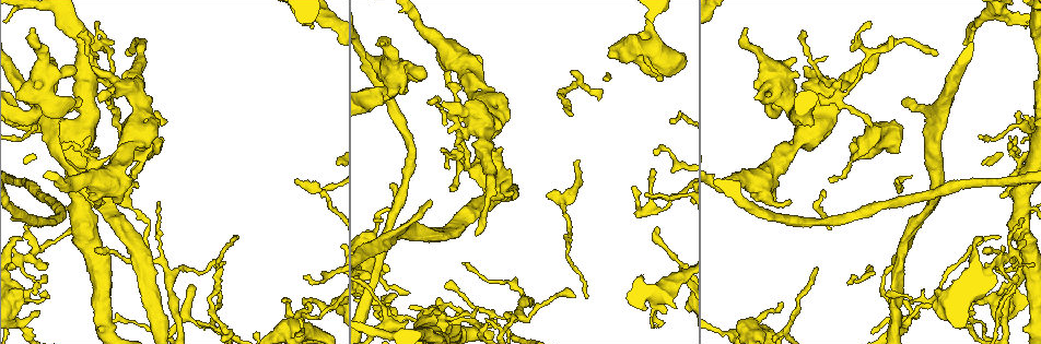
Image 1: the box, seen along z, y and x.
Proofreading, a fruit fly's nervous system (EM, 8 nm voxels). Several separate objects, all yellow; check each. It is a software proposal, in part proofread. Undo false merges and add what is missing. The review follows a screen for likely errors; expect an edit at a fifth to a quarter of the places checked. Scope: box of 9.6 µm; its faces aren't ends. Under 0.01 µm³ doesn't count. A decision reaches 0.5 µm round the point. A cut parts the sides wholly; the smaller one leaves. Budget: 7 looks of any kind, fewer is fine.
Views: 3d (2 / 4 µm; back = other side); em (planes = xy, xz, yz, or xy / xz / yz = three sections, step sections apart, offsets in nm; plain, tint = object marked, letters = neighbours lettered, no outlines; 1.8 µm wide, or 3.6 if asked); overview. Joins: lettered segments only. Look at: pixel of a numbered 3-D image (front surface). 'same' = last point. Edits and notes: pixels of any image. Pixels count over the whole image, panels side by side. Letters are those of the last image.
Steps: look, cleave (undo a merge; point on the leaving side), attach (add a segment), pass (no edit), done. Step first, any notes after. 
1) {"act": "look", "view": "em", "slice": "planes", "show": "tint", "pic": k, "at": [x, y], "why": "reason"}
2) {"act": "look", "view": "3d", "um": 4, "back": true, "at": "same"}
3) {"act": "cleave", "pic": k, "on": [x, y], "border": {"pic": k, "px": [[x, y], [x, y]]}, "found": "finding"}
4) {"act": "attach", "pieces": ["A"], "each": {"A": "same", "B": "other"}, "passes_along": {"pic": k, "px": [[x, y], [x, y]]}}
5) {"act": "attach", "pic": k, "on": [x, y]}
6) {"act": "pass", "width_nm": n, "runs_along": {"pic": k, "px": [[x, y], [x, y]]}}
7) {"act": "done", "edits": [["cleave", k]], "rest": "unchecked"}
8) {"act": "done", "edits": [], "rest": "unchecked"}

{"act": "look", "view": "em", "slice": "planes", "show": "tint", "pic": 1, "at": [829, 177], "why": "tapers out"}

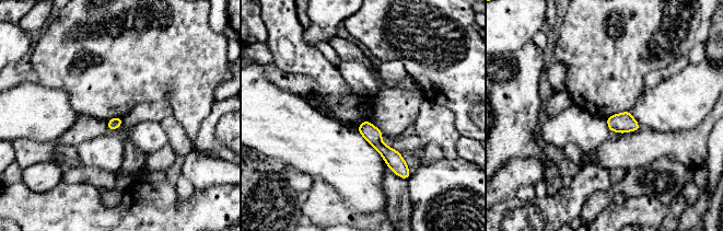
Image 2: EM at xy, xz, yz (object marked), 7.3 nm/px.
{"act": "look", "view": "em", "slice": "planes", "show": "letters", "at": "same", "why": "see the neighbours"}

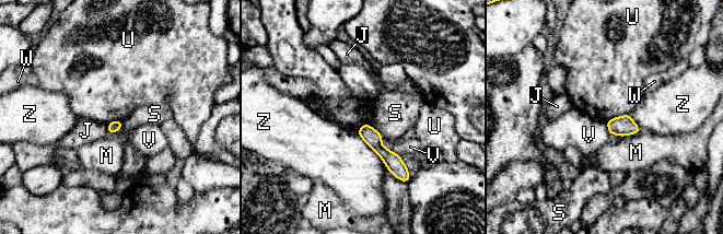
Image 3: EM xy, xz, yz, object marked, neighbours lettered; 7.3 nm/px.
{"act": "pass", "each": {"J": "other", "M": "other", "S": "other", "U": "other", "V": "other", "W": "other", "Z": "other"}, "border": {"pic": 3, "px": [[629, 114], [613, 117], [606, 123]]}, "found": "no lettered segment goes on from it"}

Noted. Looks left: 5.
{"act": "look", "view": "em", "um": 3.6, "slice": "xz", "step": 16, "show": "tint", "pic": 1, "at": [1022, 170], "why": "thick turns thin"}

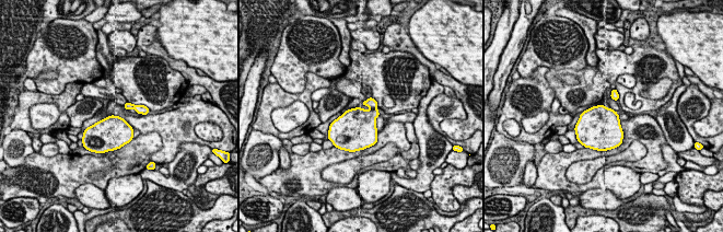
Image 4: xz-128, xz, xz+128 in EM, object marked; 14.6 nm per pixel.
{"act": "look", "view": "em", "um": 3.6, "slice": "planes", "show": "letters", "at": "same"}

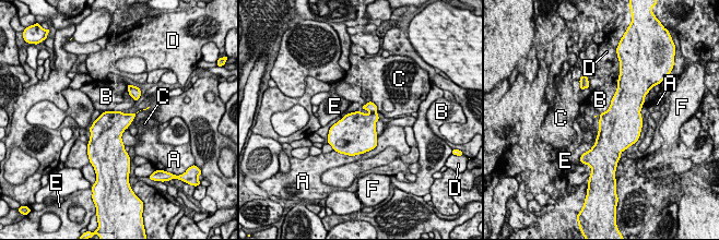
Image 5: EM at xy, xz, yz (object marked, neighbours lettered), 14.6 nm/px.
{"act": "cleave", "pic": 5, "on": [370, 106], "width_nm": 440, "longest_contact_nm": ["B", 550], "each": {"A": "other", "B": "other", "C": "other", "D": "other", "E": "other", "F": "other"}, "found": "a second neuron is stuck on"}

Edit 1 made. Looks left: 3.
{"act": "look", "view": "overview"}

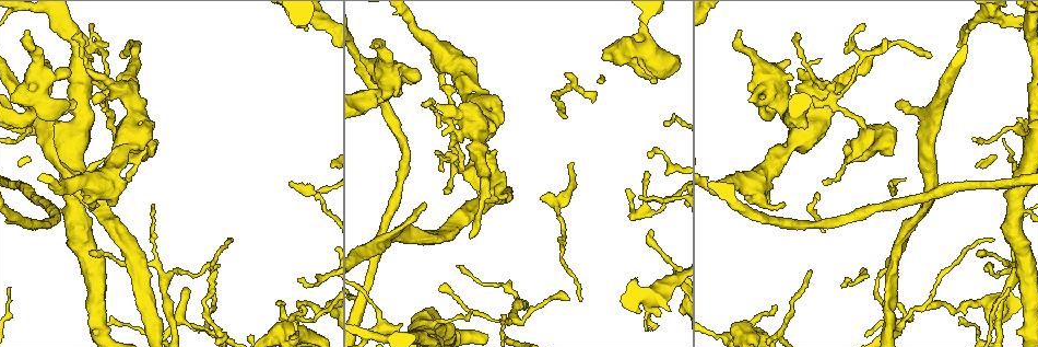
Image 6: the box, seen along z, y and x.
{"act": "look", "view": "3d", "um": 2, "pic": 6, "at": [121, 55]}

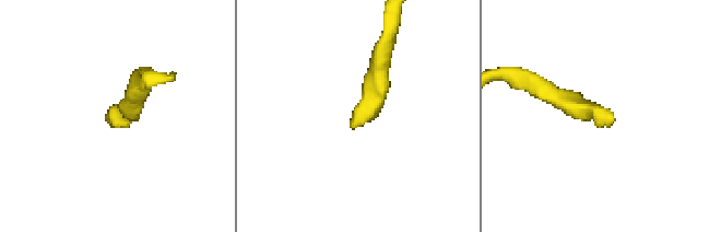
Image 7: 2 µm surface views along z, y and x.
{"act": "look", "view": "em", "slice": "planes", "show": "letters", "pic": 7, "at": [612, 123]}

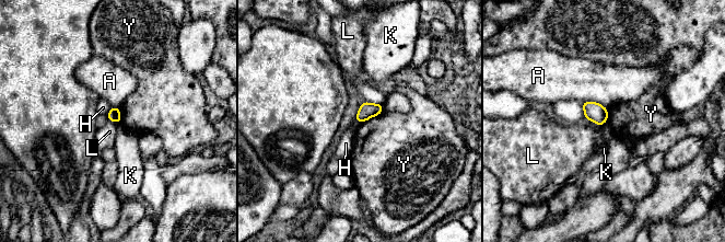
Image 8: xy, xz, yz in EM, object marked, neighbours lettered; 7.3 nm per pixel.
{"act": "pass", "longest_contact_nm": ["A", 200], "each": {"A": "other", "H": "other", "K": "other", "L": "other", "Y": "other"}, "found": "no lettered segment goes on from it"}

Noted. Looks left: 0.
{"act": "done", "edits": [["cleave", 5]], "rest": "unchecked"}

